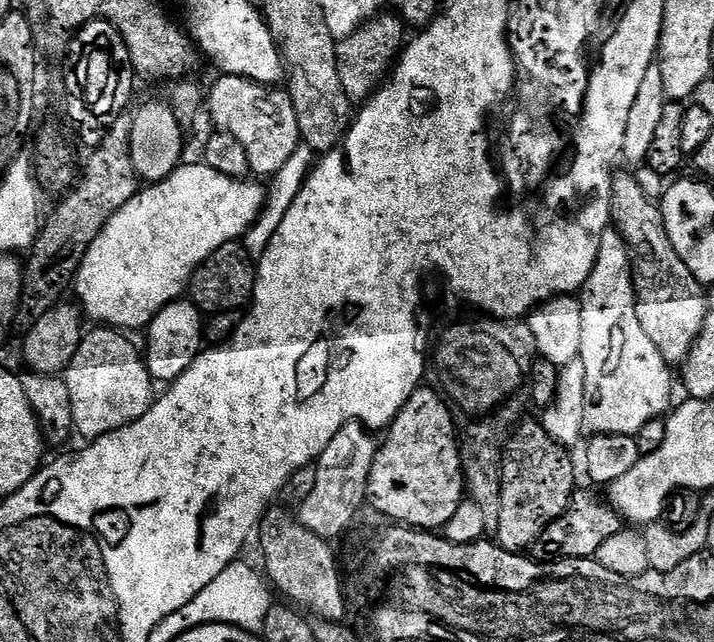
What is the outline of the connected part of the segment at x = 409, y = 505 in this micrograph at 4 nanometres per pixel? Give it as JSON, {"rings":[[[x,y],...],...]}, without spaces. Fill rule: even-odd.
{"rings":[[[421,386],[402,406],[399,414],[386,429],[388,437],[376,449],[376,457],[370,466],[367,503],[376,512],[400,526],[417,530],[440,530],[454,517],[461,501],[465,499],[464,471],[460,461],[460,441],[456,434],[456,423],[448,405],[430,386]]]}

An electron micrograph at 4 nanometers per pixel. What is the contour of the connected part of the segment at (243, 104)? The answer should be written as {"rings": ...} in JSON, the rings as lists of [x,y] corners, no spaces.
{"rings":[[[245,76],[219,77],[221,80],[206,96],[206,108],[212,111],[215,127],[222,132],[234,134],[246,150],[246,162],[250,162],[250,173],[253,177],[271,178],[276,175],[290,154],[302,143],[298,130],[298,114],[294,114],[292,97],[287,91],[276,86],[256,84]]]}

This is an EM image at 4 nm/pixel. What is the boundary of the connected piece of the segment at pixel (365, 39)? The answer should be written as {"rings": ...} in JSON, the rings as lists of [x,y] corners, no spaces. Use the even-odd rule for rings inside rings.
{"rings":[[[377,14],[371,20],[364,21],[345,40],[336,46],[338,78],[342,81],[342,90],[353,105],[363,105],[364,101],[384,83],[386,74],[391,73],[405,43],[406,25],[399,16]]]}

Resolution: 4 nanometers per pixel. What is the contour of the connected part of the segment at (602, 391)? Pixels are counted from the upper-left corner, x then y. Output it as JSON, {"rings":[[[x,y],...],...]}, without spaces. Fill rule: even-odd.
{"rings":[[[609,230],[600,235],[594,270],[584,283],[578,299],[582,310],[579,359],[586,366],[584,431],[592,436],[635,436],[642,426],[646,426],[646,422],[663,417],[669,411],[672,376],[668,373],[671,372],[670,365],[664,361],[662,354],[658,354],[658,346],[646,338],[638,323],[632,261],[619,232]]]}

